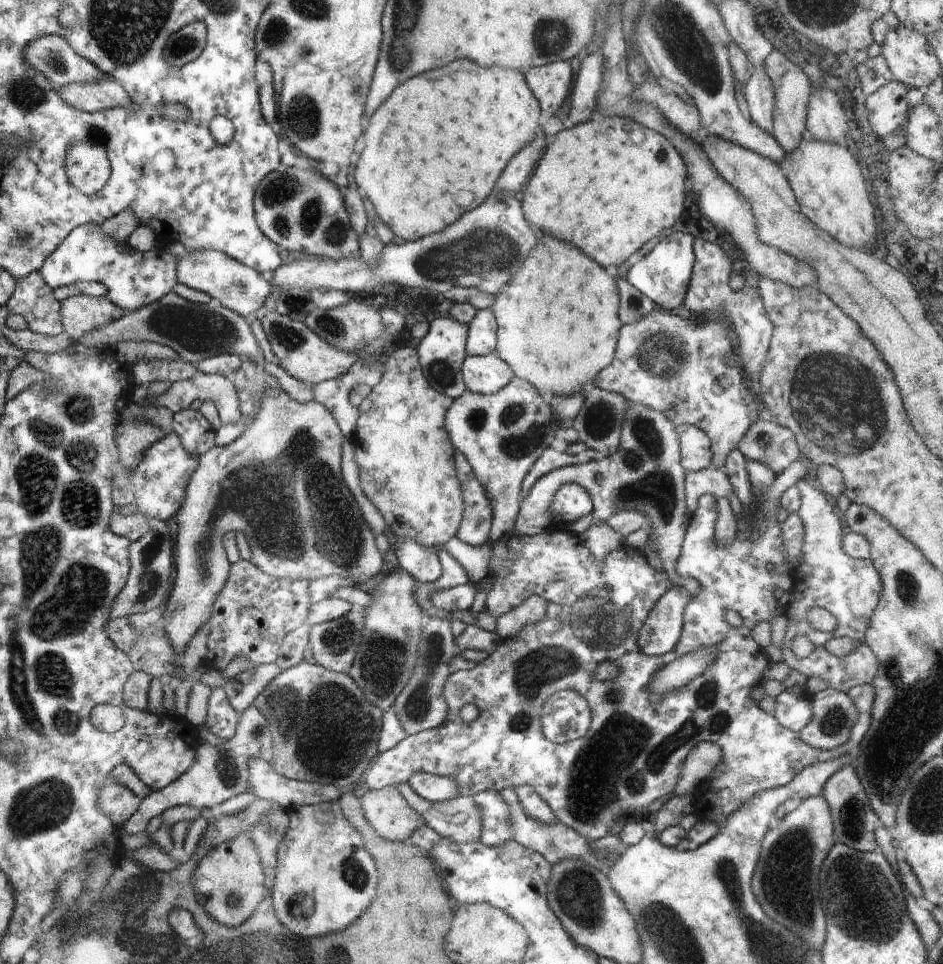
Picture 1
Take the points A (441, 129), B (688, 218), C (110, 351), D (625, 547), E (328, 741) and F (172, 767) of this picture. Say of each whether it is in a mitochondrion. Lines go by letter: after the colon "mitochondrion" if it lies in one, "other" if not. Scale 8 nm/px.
A: other
B: other
C: other
D: other
E: mitochondrion
F: other

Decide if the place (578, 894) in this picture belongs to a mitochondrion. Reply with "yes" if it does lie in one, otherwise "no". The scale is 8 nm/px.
yes

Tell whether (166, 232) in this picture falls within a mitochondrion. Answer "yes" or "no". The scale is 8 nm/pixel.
no

